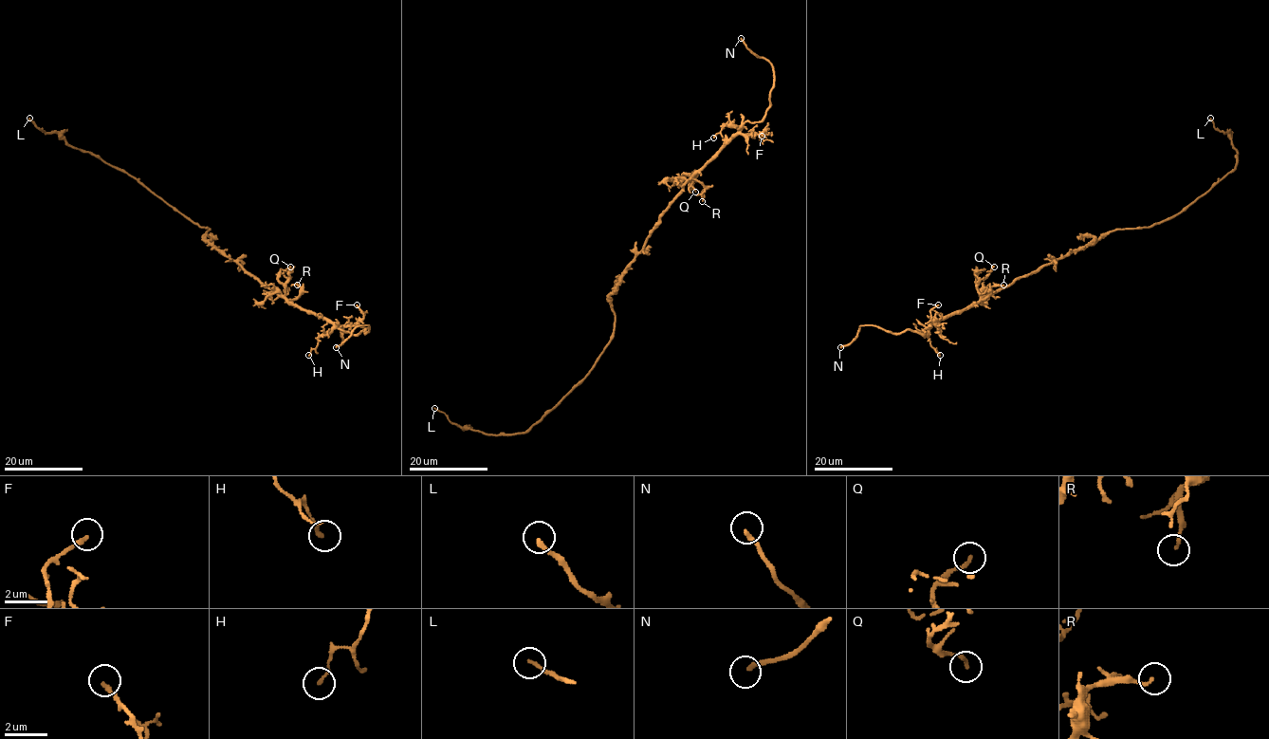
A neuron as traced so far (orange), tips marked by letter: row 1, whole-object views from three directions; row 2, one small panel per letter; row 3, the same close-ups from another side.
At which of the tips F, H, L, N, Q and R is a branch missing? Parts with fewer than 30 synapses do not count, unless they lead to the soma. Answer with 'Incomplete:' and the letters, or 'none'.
Incomplete: L, N

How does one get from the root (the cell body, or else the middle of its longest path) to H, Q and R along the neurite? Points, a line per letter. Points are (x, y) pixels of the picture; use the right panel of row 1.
H: (1072, 251), (1017, 277), (1009, 285), (983, 296), (961, 310), (939, 318), (929, 329), (928, 338), (940, 355)
Q: (1072, 251), (1017, 277), (992, 294), (982, 296), (977, 284), (994, 267)
R: (1072, 251), (1017, 277), (1009, 285), (981, 299), (988, 295), (993, 286), (1003, 285)

